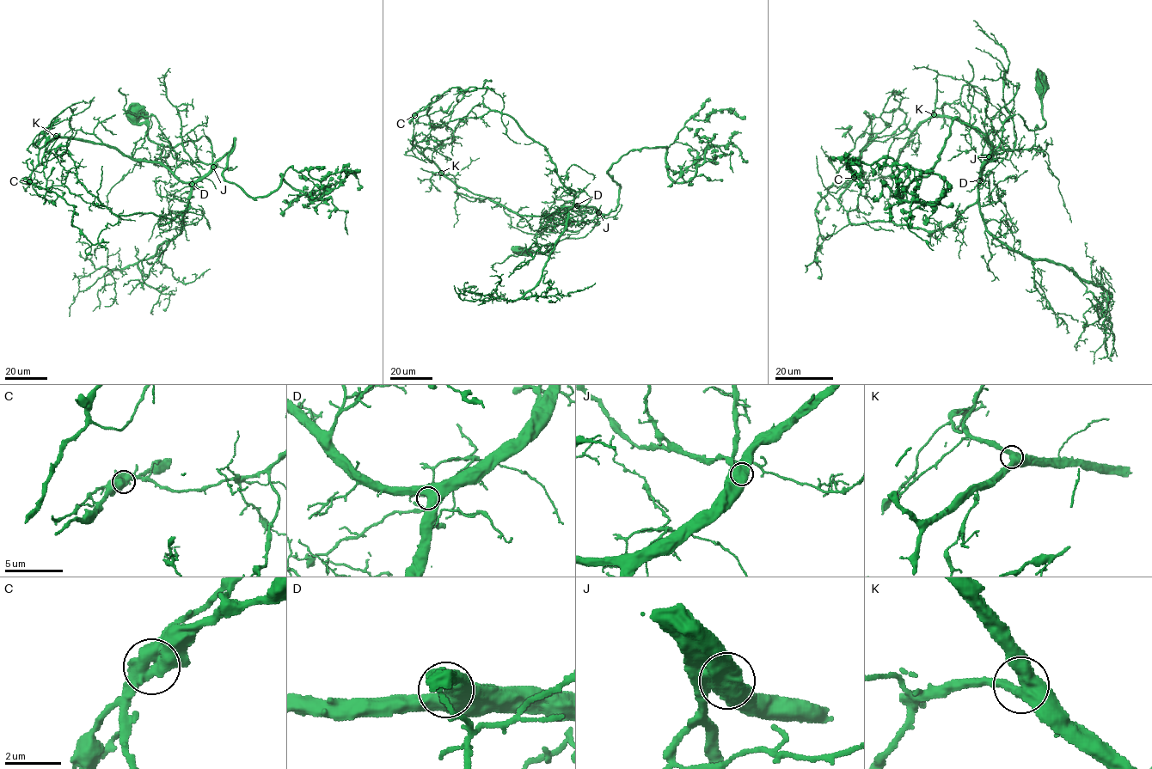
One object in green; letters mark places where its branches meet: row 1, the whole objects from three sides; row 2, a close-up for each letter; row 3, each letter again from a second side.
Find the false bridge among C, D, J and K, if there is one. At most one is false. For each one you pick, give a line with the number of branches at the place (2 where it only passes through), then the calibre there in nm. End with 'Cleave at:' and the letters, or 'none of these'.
C: 3 | 600 nm
Cleave at: C

